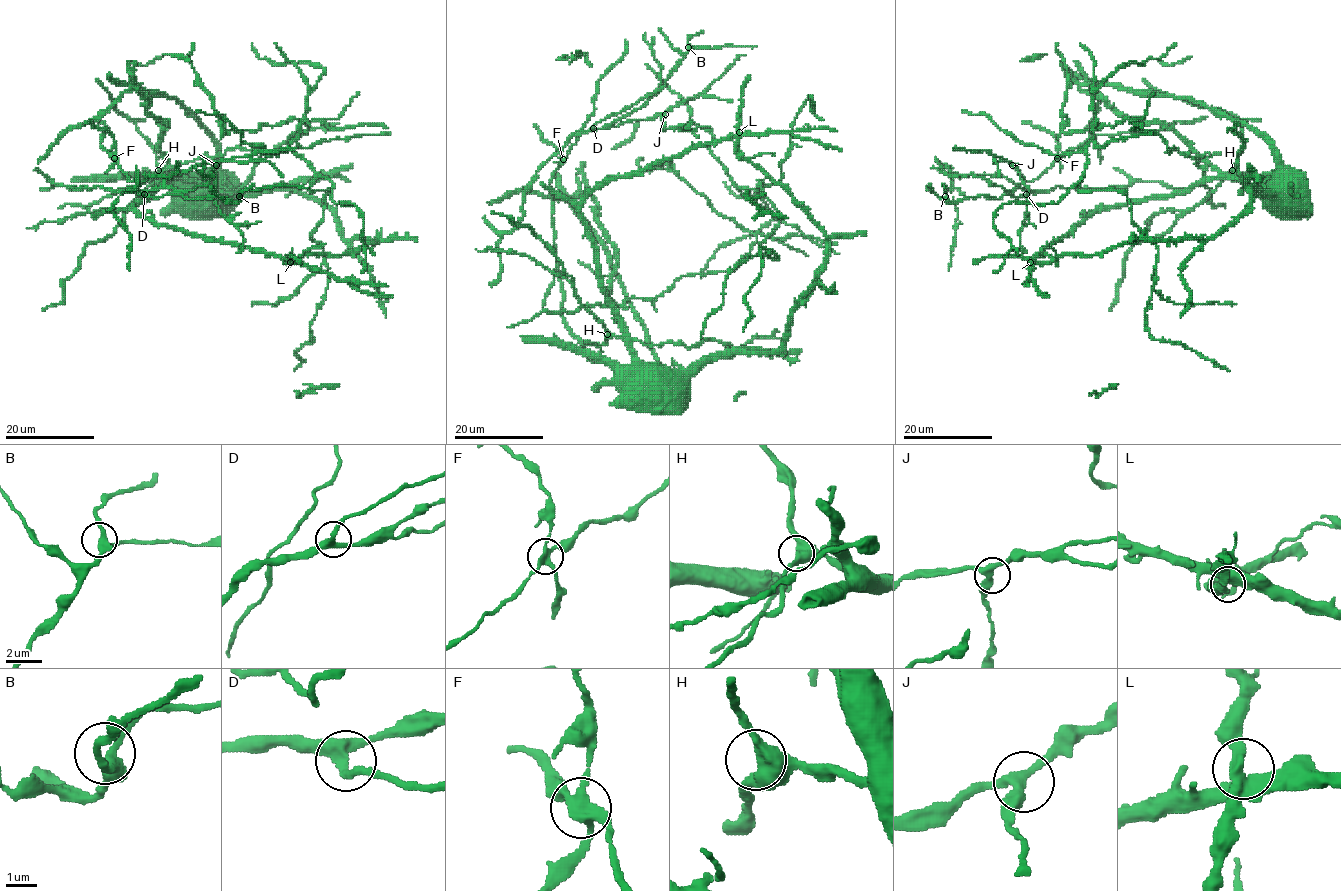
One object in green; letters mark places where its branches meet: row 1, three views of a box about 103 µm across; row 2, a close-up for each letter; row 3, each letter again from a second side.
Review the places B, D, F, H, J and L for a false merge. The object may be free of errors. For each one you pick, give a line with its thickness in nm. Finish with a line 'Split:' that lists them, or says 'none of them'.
F: 320 nm
Split: F

